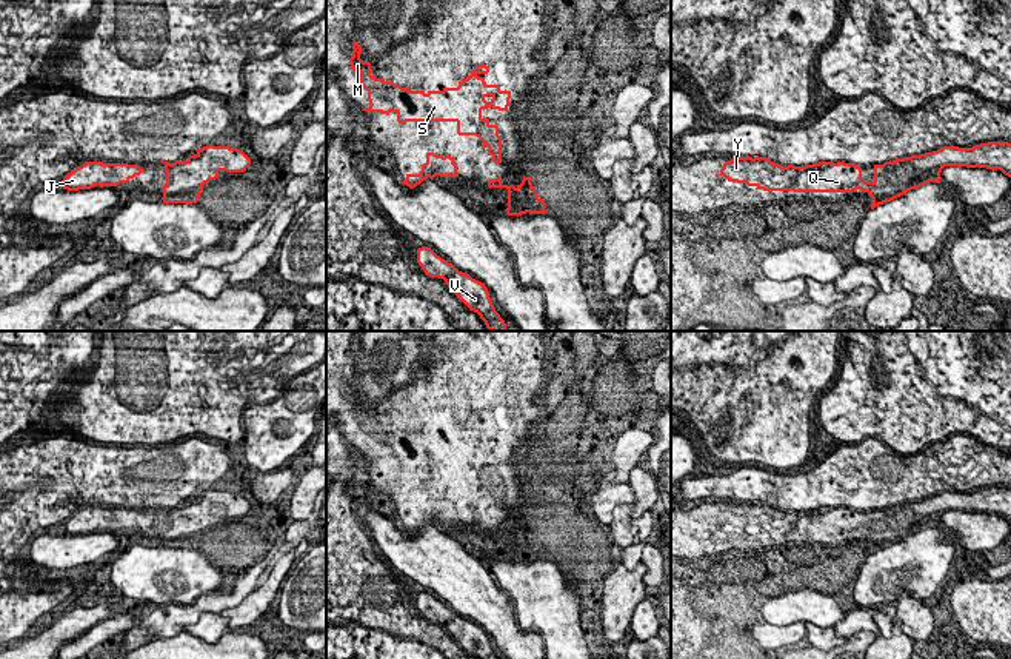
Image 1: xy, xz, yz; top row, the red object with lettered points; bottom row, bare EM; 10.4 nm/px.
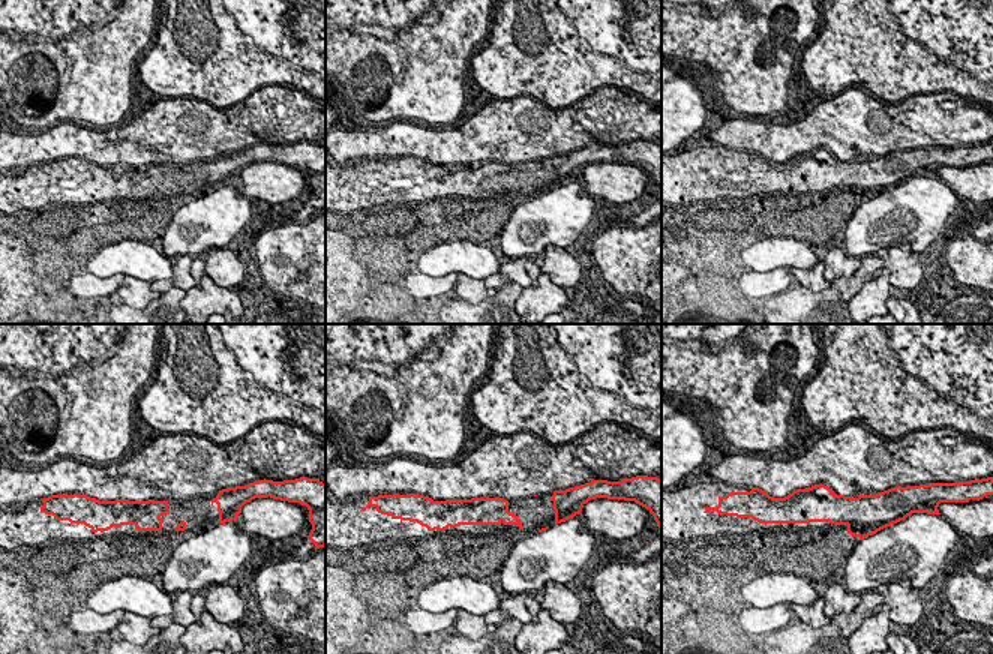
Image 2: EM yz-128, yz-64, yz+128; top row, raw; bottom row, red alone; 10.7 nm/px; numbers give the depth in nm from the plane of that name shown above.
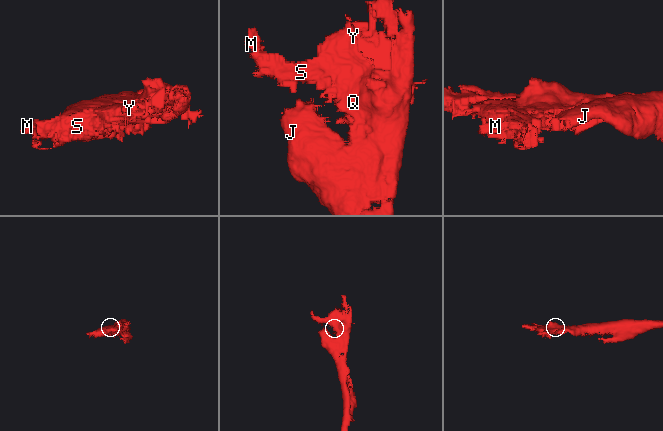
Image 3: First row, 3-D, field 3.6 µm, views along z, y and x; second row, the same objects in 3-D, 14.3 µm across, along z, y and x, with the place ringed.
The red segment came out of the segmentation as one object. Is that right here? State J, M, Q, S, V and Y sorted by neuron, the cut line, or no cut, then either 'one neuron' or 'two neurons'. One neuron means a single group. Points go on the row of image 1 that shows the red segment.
J M Q S V Y; no cut; one neuron

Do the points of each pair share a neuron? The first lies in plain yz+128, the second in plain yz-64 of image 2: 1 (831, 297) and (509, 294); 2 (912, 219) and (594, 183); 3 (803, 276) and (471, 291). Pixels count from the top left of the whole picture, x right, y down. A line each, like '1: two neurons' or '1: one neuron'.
1: one neuron
2: two neurons
3: one neuron

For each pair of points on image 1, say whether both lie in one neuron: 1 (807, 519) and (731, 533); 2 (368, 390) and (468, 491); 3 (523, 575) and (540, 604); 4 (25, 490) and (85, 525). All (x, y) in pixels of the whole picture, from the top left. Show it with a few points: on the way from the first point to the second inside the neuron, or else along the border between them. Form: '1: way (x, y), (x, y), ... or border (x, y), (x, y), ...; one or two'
1: way (788, 525), (750, 525); one
2: border (354, 364), (354, 385), (370, 408); two
3: way (530, 582), (540, 596); one
4: border (105, 507), (85, 507), (62, 525); two

